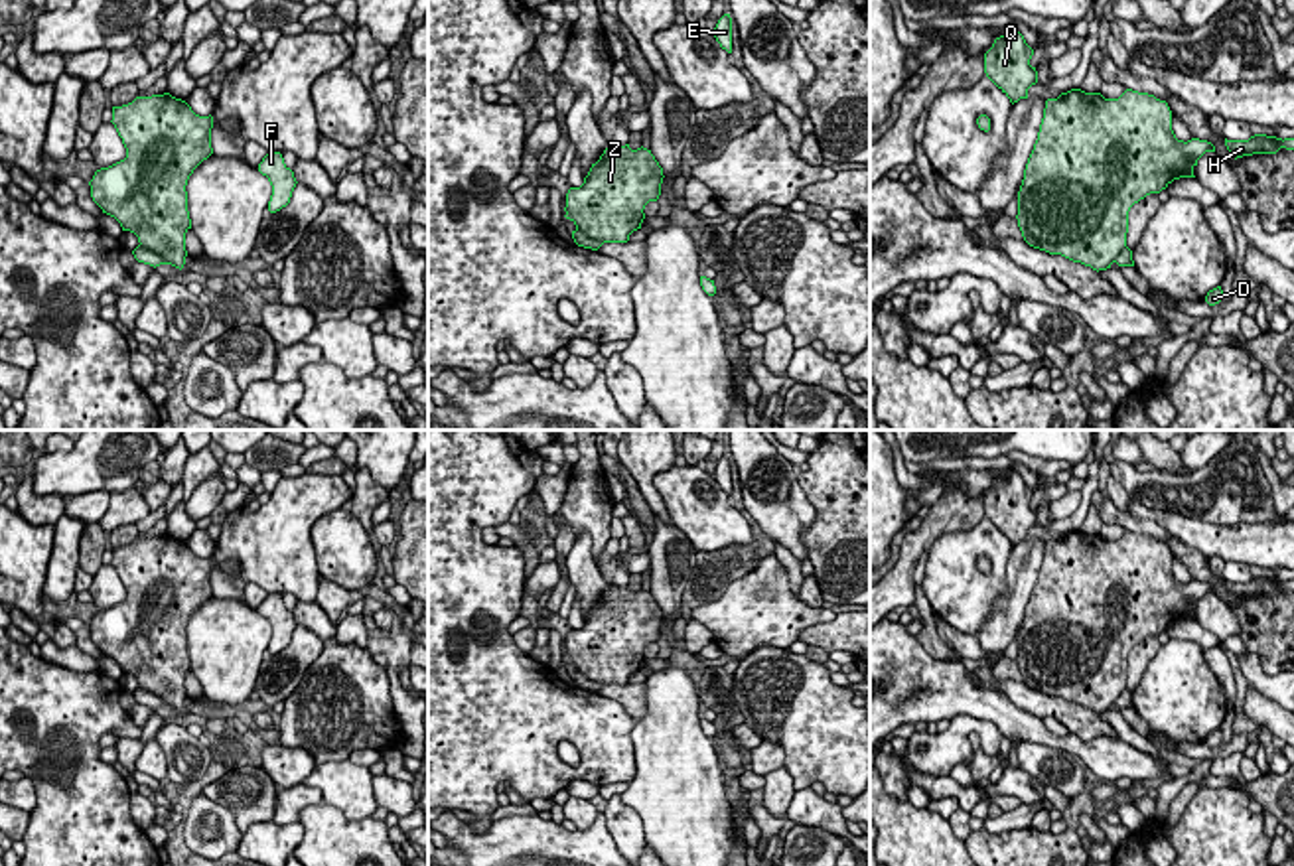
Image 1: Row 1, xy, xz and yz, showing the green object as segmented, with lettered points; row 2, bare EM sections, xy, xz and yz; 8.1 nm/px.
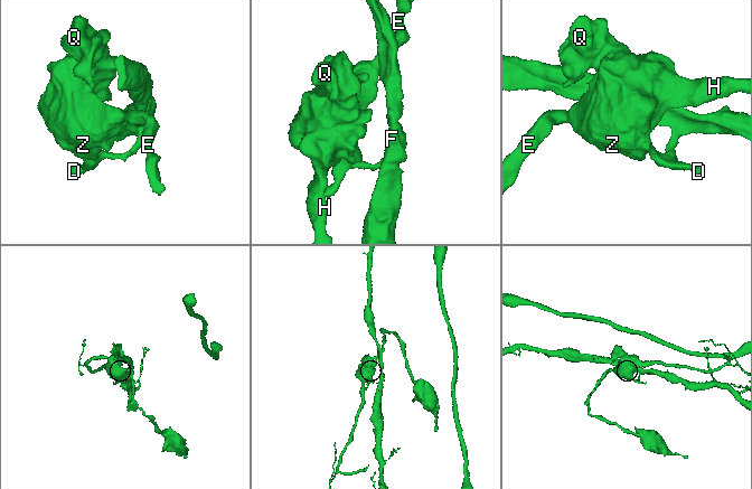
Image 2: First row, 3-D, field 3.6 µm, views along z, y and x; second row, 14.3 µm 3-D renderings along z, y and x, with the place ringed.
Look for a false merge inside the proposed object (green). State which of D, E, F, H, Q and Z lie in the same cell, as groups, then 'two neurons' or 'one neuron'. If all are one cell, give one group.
D F / E H Q Z | two neurons

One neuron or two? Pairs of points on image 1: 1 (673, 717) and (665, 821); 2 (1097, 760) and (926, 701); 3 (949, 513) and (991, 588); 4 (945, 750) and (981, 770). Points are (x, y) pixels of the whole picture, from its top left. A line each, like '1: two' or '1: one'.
1: one
2: one
3: two
4: two

